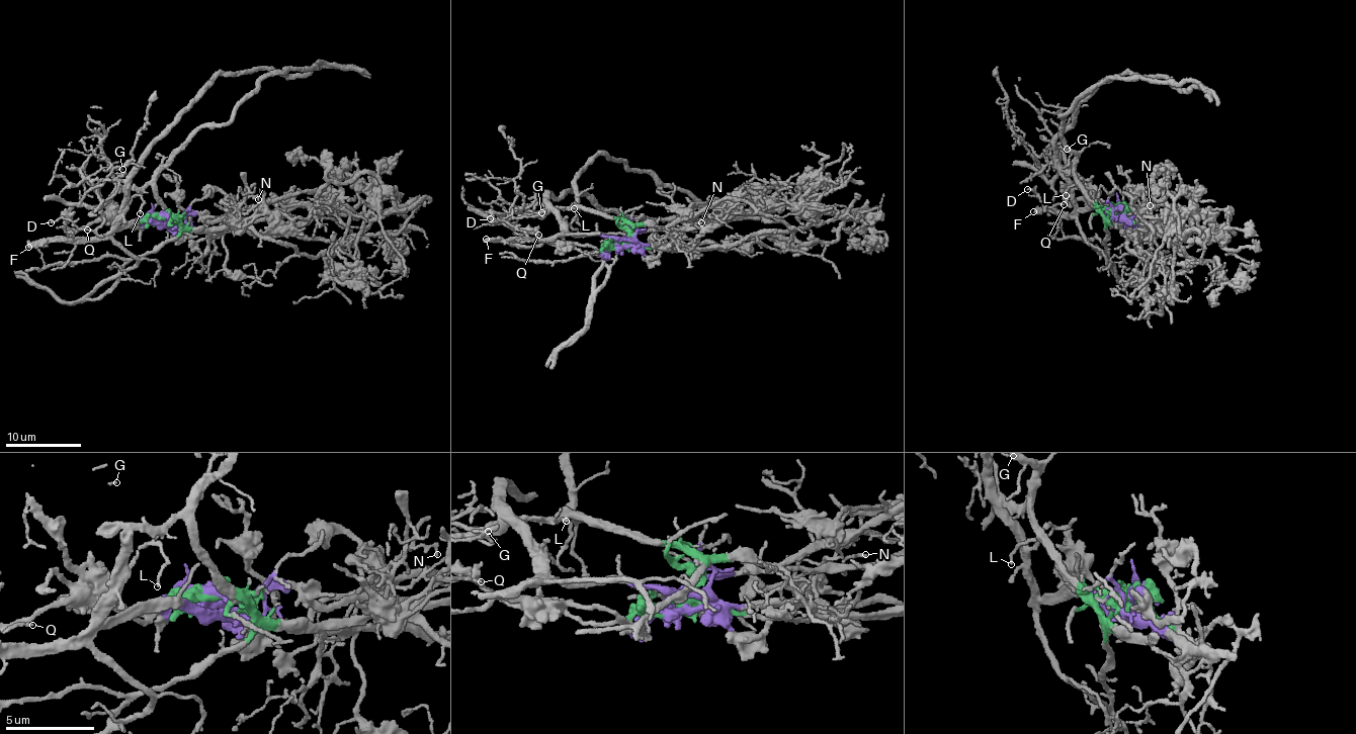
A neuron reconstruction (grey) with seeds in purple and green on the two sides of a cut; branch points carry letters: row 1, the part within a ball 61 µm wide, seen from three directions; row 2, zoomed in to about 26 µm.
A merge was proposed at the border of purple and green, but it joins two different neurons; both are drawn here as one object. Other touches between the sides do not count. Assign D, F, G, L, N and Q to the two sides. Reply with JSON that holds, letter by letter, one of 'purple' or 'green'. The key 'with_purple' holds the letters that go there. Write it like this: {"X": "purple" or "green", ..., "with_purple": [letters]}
{"D": "green", "F": "purple", "G": "green", "L": "purple", "N": "purple", "Q": "purple", "with_purple": ["F", "L", "N", "Q"]}

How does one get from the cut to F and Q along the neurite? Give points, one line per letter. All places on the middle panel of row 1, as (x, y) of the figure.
F: (622, 240), (623, 237), (608, 238), (598, 233), (558, 235), (551, 239), (488, 241), (486, 238)
Q: (622, 240), (598, 233), (530, 240), (526, 237), (538, 235)

